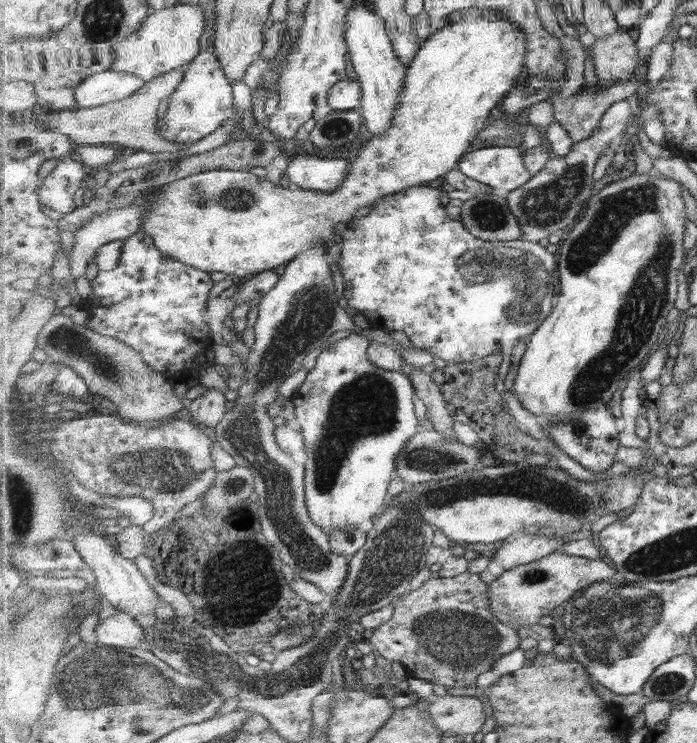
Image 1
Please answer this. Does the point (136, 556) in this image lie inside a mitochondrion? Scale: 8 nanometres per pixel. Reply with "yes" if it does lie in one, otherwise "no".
no

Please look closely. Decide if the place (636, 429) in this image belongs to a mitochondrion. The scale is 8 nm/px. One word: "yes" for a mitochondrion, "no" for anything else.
no

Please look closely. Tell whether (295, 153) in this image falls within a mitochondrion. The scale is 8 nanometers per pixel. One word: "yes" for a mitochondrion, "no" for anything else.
no

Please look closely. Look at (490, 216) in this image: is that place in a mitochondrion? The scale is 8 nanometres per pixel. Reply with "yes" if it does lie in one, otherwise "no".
yes

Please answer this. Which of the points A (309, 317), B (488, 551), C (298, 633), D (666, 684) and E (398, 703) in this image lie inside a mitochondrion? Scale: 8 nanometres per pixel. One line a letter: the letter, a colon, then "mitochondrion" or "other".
A: mitochondrion
B: other
C: mitochondrion
D: mitochondrion
E: other

